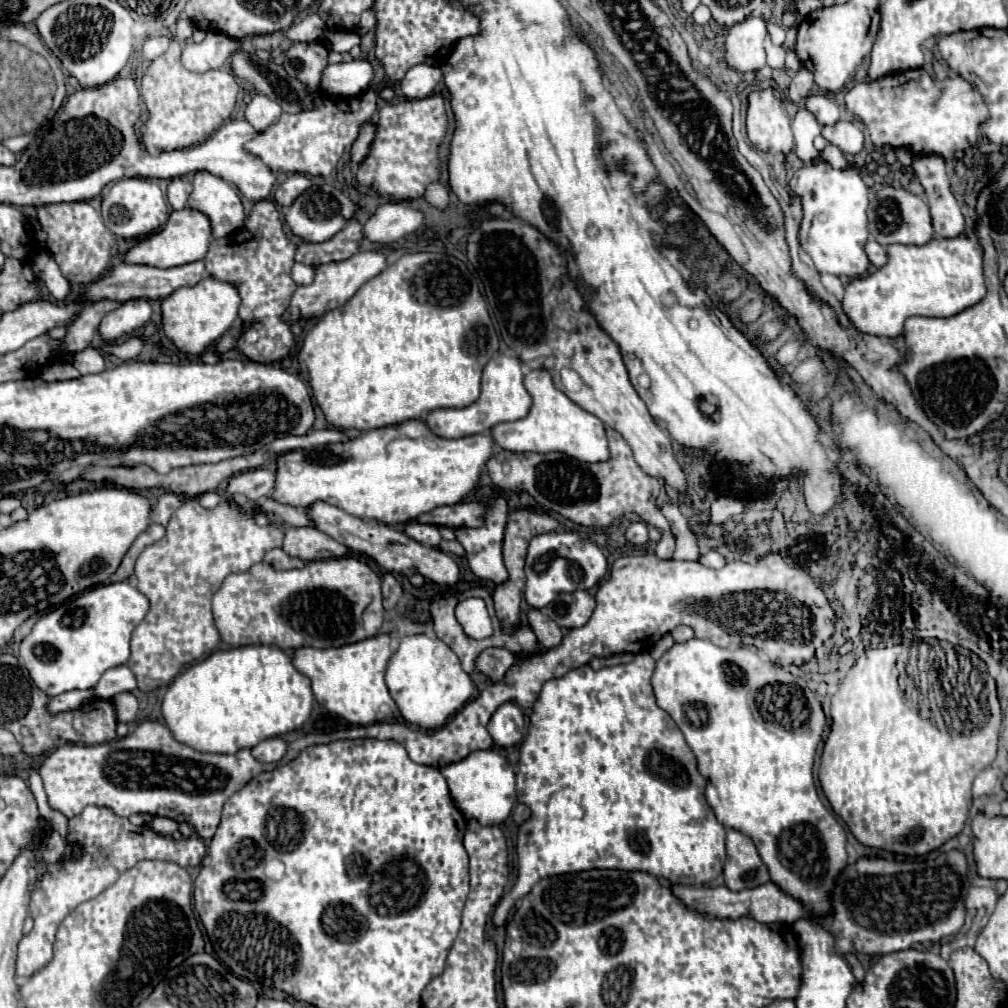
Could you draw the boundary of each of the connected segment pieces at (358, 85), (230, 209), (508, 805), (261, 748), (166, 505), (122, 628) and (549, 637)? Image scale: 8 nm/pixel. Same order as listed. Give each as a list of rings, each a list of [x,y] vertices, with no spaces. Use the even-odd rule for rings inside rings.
[[[351,60],[327,66],[321,90],[329,96],[361,96],[373,82],[373,64],[367,60]]]
[[[197,172],[187,206],[203,212],[209,218],[213,238],[229,236],[229,232],[241,228],[245,220],[237,192],[223,178],[209,172]]]
[[[495,750],[471,752],[465,760],[445,766],[441,770],[441,774],[447,780],[453,802],[465,814],[465,818],[469,818],[469,820],[477,818],[479,824],[483,824],[483,826],[499,826],[509,818],[513,804],[517,802],[517,792],[515,792],[517,778],[515,778],[513,766],[507,762],[507,758],[503,754],[499,754]]]
[[[269,738],[257,744],[251,752],[261,762],[279,762],[287,752],[287,742],[281,738]]]
[[[163,492],[157,496],[157,508],[153,508],[153,522],[167,526],[167,522],[171,520],[173,512],[183,504],[183,498],[177,496],[175,492]]]
[[[127,582],[85,590],[35,622],[33,630],[19,646],[21,662],[33,682],[49,696],[77,688],[93,688],[107,668],[129,660],[131,634],[141,624],[147,610],[147,598]]]
[[[531,608],[531,610],[527,612],[527,622],[529,622],[531,630],[535,632],[539,644],[541,644],[545,650],[547,650],[547,648],[553,648],[553,646],[557,646],[557,644],[561,642],[561,636],[563,636],[561,628],[559,628],[557,624],[553,624],[553,620],[549,620],[541,610]]]

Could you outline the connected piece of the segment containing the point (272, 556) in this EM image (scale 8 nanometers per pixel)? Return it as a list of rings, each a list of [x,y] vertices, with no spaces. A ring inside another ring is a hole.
[[[273,548],[265,554],[265,562],[269,562],[273,568],[277,570],[289,570],[289,568],[303,568],[305,562],[299,558],[291,558],[289,554],[285,554],[283,548]]]

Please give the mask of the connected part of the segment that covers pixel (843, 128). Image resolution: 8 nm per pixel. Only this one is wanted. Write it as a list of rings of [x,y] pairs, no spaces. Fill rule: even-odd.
[[[839,120],[833,126],[823,126],[823,136],[835,146],[839,146],[845,154],[857,154],[863,148],[863,132],[857,124],[849,120]]]

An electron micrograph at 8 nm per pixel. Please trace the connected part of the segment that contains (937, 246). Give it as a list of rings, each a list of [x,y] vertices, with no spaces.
[[[935,238],[923,246],[891,244],[889,262],[873,274],[853,278],[845,286],[843,310],[859,332],[897,338],[903,334],[903,322],[909,316],[953,316],[977,304],[987,288],[983,282],[981,246],[967,238]]]

